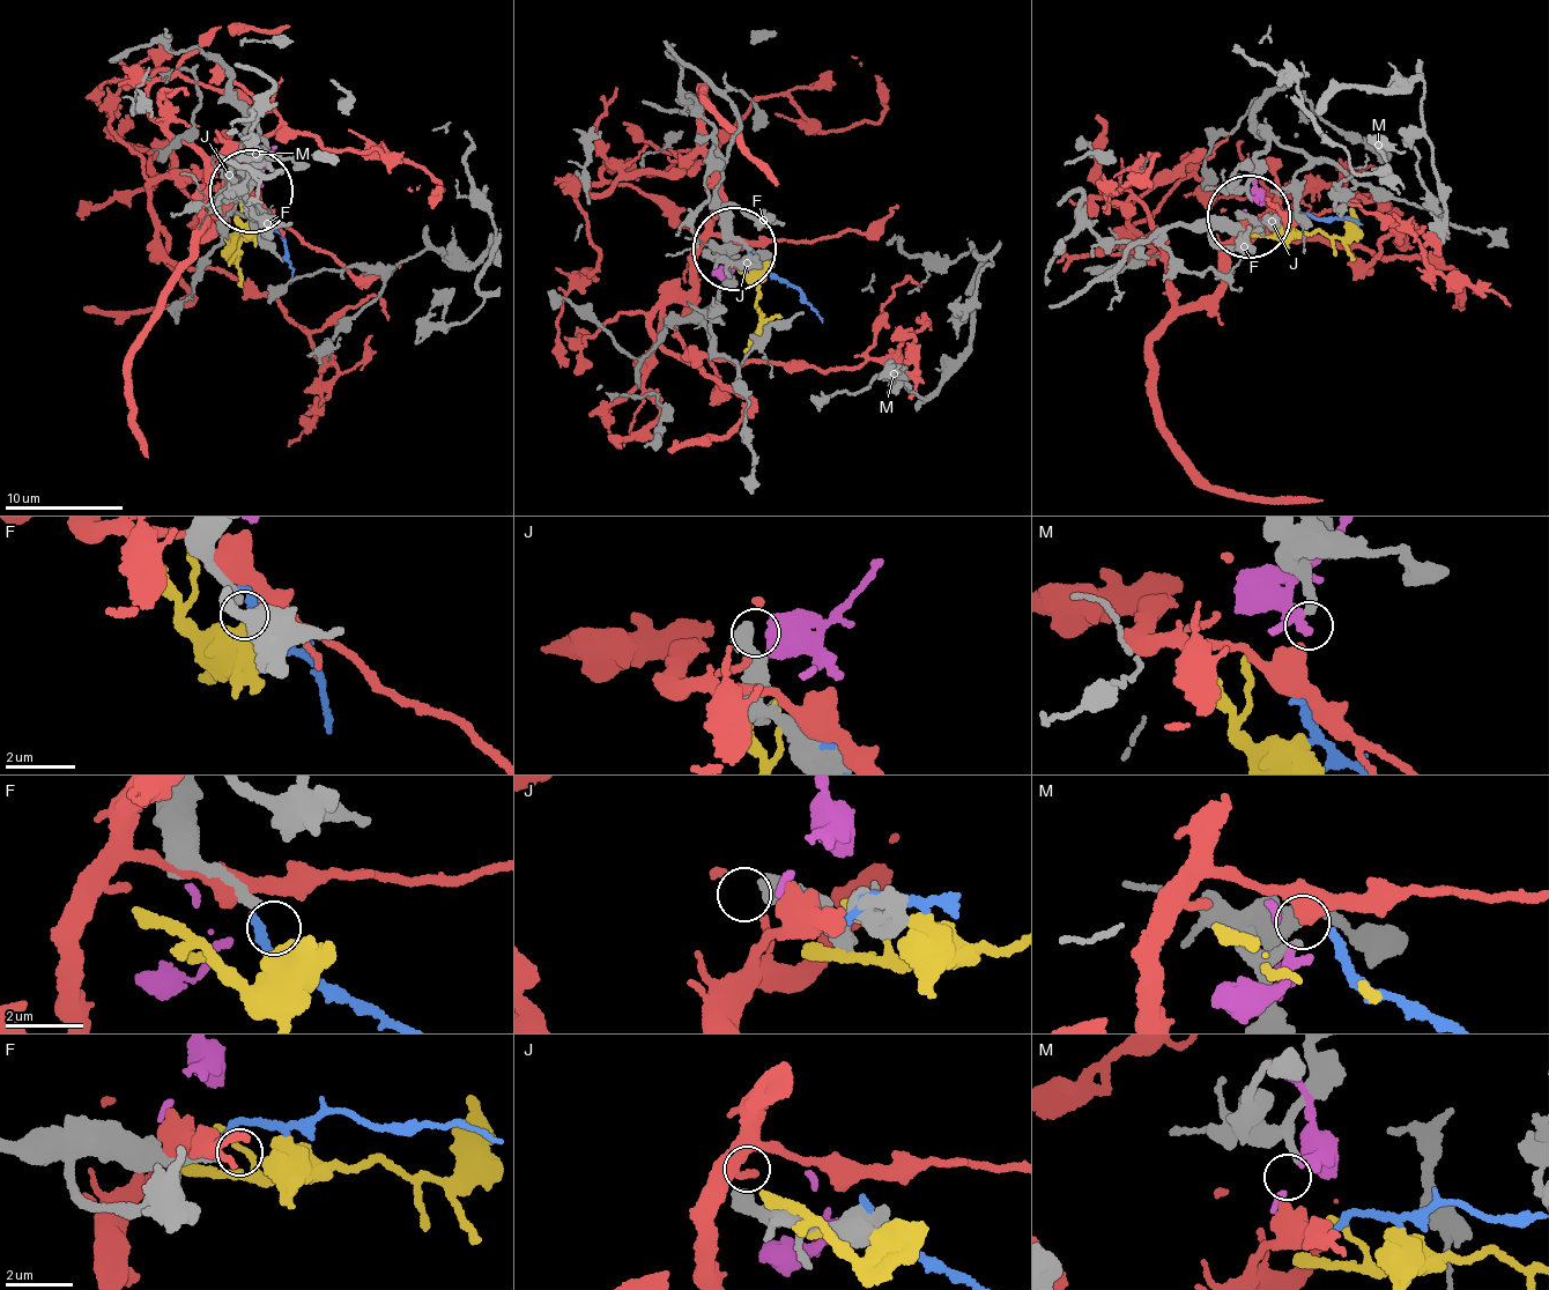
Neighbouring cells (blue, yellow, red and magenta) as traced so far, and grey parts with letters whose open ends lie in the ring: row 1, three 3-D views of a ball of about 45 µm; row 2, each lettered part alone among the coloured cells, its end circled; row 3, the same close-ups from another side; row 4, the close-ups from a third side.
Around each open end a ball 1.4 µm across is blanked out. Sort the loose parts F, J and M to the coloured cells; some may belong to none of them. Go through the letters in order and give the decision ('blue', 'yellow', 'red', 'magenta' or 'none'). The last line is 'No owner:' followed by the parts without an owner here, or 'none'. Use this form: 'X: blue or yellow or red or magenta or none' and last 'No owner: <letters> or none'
F: none
J: none
M: none
No owner: F, J, M

